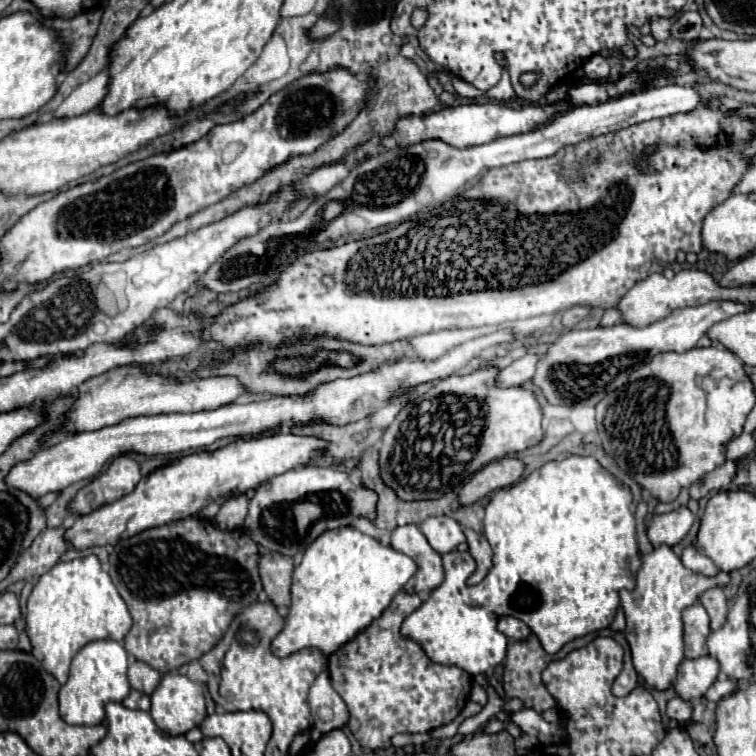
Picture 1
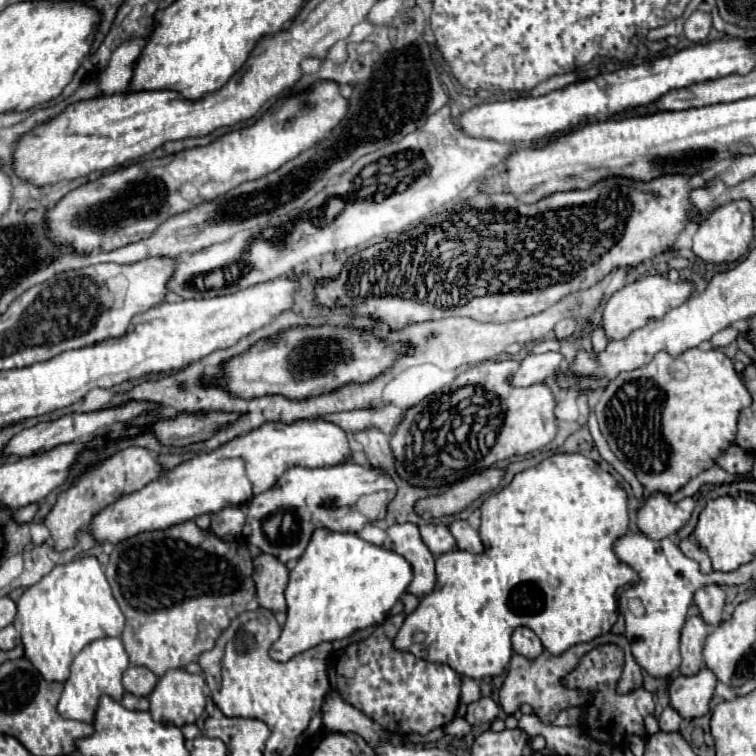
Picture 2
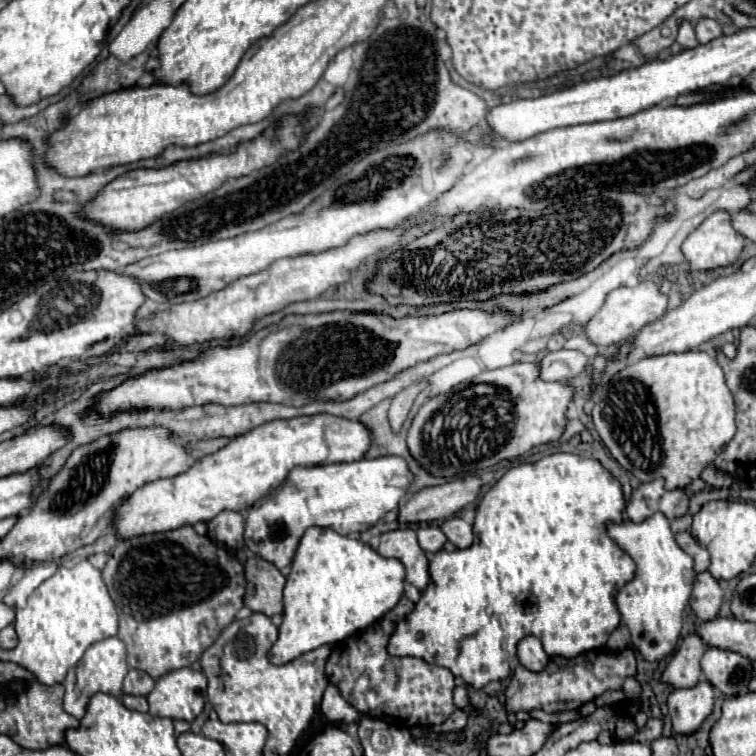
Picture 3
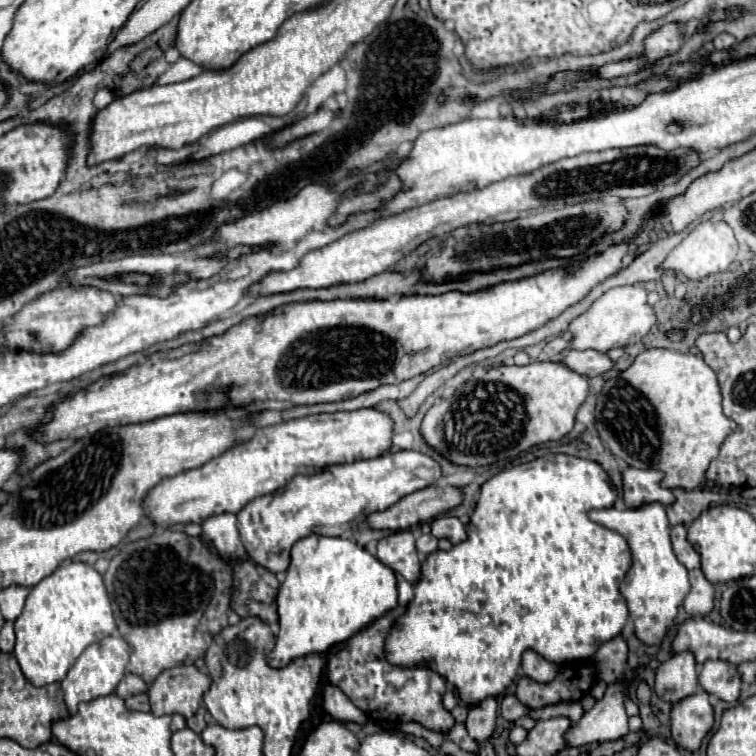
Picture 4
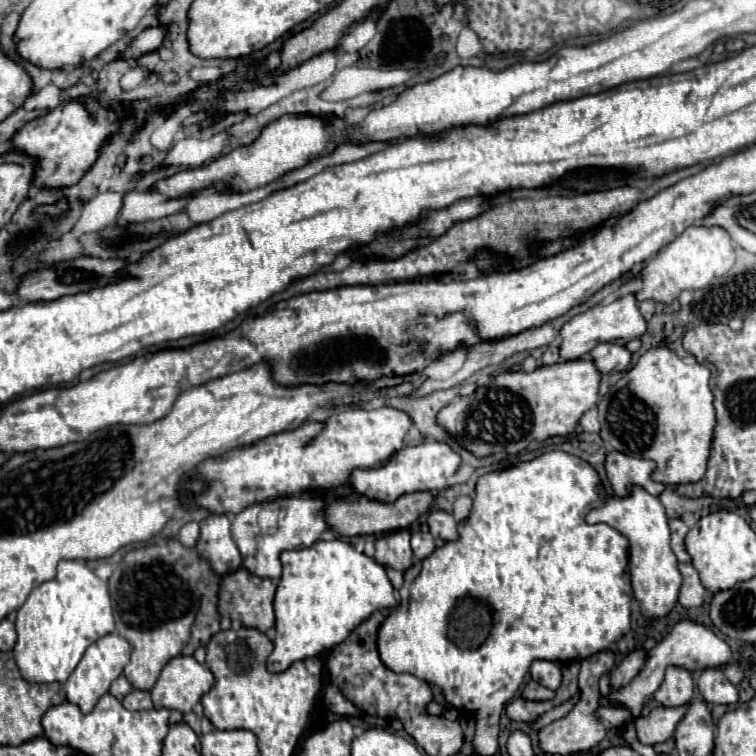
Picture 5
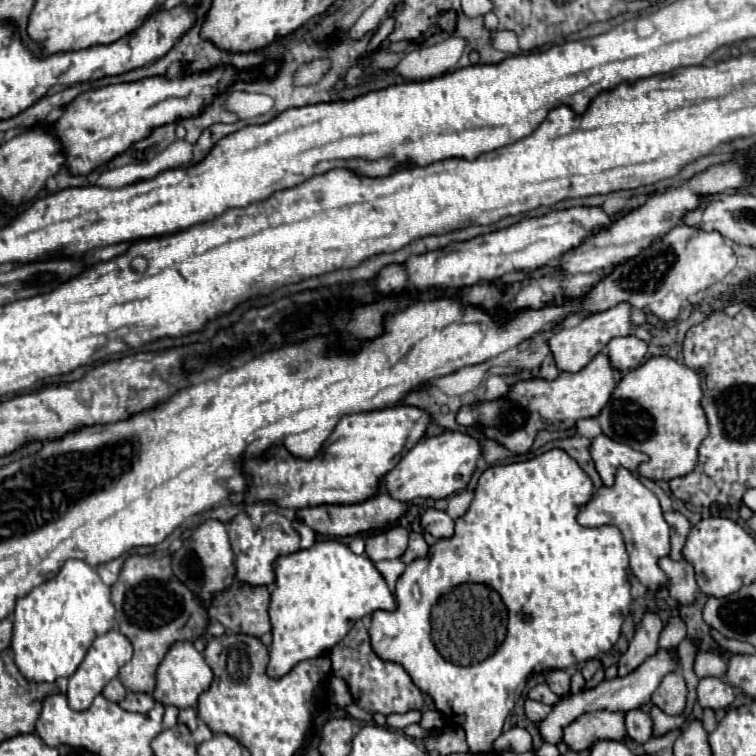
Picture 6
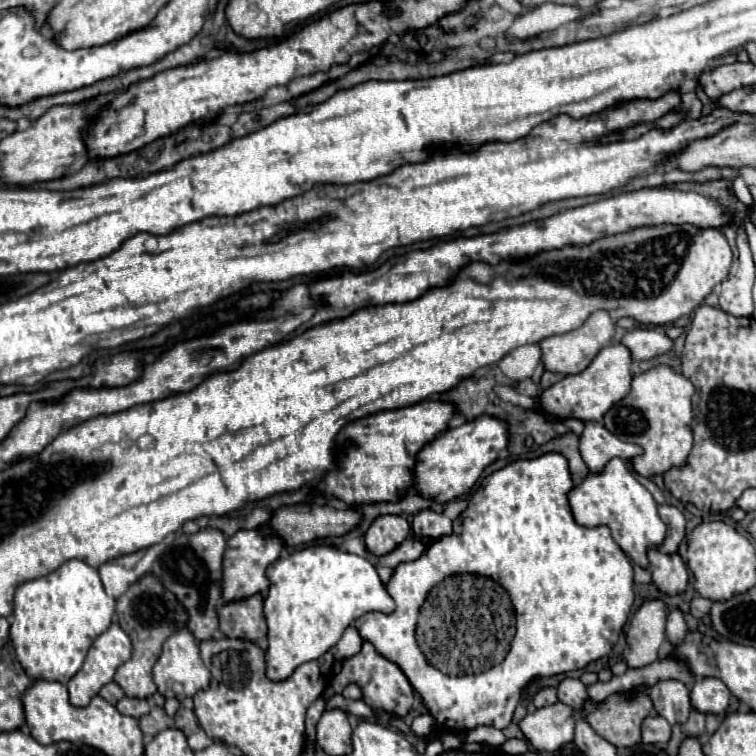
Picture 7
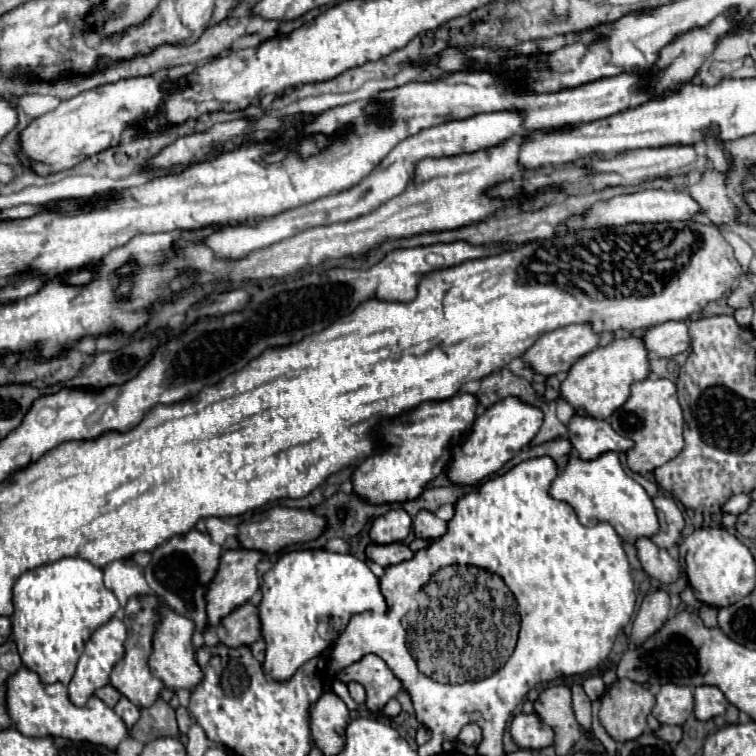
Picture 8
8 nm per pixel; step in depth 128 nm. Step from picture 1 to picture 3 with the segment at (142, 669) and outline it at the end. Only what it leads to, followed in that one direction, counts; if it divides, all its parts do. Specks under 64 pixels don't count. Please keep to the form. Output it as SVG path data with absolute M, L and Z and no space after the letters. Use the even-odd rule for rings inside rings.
M128 670L126 678L124 678L124 694L134 694L134 696L146 696L150 690L154 688L154 680L140 670Z

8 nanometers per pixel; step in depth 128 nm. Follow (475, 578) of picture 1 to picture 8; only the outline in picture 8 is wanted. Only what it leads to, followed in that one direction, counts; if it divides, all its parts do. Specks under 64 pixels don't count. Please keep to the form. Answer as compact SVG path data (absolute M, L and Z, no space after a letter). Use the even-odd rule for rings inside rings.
M418 512L418 516L414 518L414 534L416 538L424 538L424 540L434 540L446 534L446 522L436 518L432 512Z

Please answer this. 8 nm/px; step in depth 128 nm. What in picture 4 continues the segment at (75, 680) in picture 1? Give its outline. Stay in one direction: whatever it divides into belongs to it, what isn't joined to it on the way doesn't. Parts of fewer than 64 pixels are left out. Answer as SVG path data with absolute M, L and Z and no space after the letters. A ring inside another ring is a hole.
M106 636L104 640L90 644L80 658L76 660L76 664L70 668L68 676L62 680L62 692L64 692L64 700L66 706L70 710L70 714L76 712L80 702L92 702L100 696L112 694L116 684L122 680L126 664L128 664L128 642L120 636Z

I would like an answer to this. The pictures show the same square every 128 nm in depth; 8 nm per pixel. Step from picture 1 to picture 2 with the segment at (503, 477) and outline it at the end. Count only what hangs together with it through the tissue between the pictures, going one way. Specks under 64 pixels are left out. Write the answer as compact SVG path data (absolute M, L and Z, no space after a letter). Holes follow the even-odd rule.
M494 468L482 470L480 474L474 474L474 476L466 478L466 480L460 480L460 482L452 484L442 494L420 498L414 504L414 512L420 514L420 516L424 516L428 512L432 518L458 514L464 508L468 508L474 500L478 500L482 494L492 492L500 484L502 476L504 474L500 470L494 470Z

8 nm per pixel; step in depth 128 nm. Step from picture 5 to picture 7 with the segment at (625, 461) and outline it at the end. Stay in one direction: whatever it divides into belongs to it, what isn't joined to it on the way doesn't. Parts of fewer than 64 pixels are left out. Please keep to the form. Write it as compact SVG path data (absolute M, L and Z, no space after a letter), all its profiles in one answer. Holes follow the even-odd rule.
M586 422L584 432L580 434L580 454L592 472L600 472L610 458L618 456L622 460L632 460L642 454L642 448L638 444L624 444L608 432L604 424Z

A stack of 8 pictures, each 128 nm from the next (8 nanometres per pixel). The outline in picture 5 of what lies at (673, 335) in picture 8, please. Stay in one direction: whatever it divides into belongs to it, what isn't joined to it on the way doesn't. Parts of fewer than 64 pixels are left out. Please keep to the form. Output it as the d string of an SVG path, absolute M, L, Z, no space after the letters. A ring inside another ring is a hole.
M612 342L598 344L590 354L594 358L596 368L602 374L622 372L622 370L628 368L628 364L632 360L632 352L624 344L612 344Z

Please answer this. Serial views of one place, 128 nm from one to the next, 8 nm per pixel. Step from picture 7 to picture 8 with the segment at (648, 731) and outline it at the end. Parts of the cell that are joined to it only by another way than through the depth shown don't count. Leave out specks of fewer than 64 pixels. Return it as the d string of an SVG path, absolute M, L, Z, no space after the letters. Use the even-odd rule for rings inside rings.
M662 726L656 736L660 736L662 740L670 742L670 744L678 744L682 740L682 728L680 726Z

